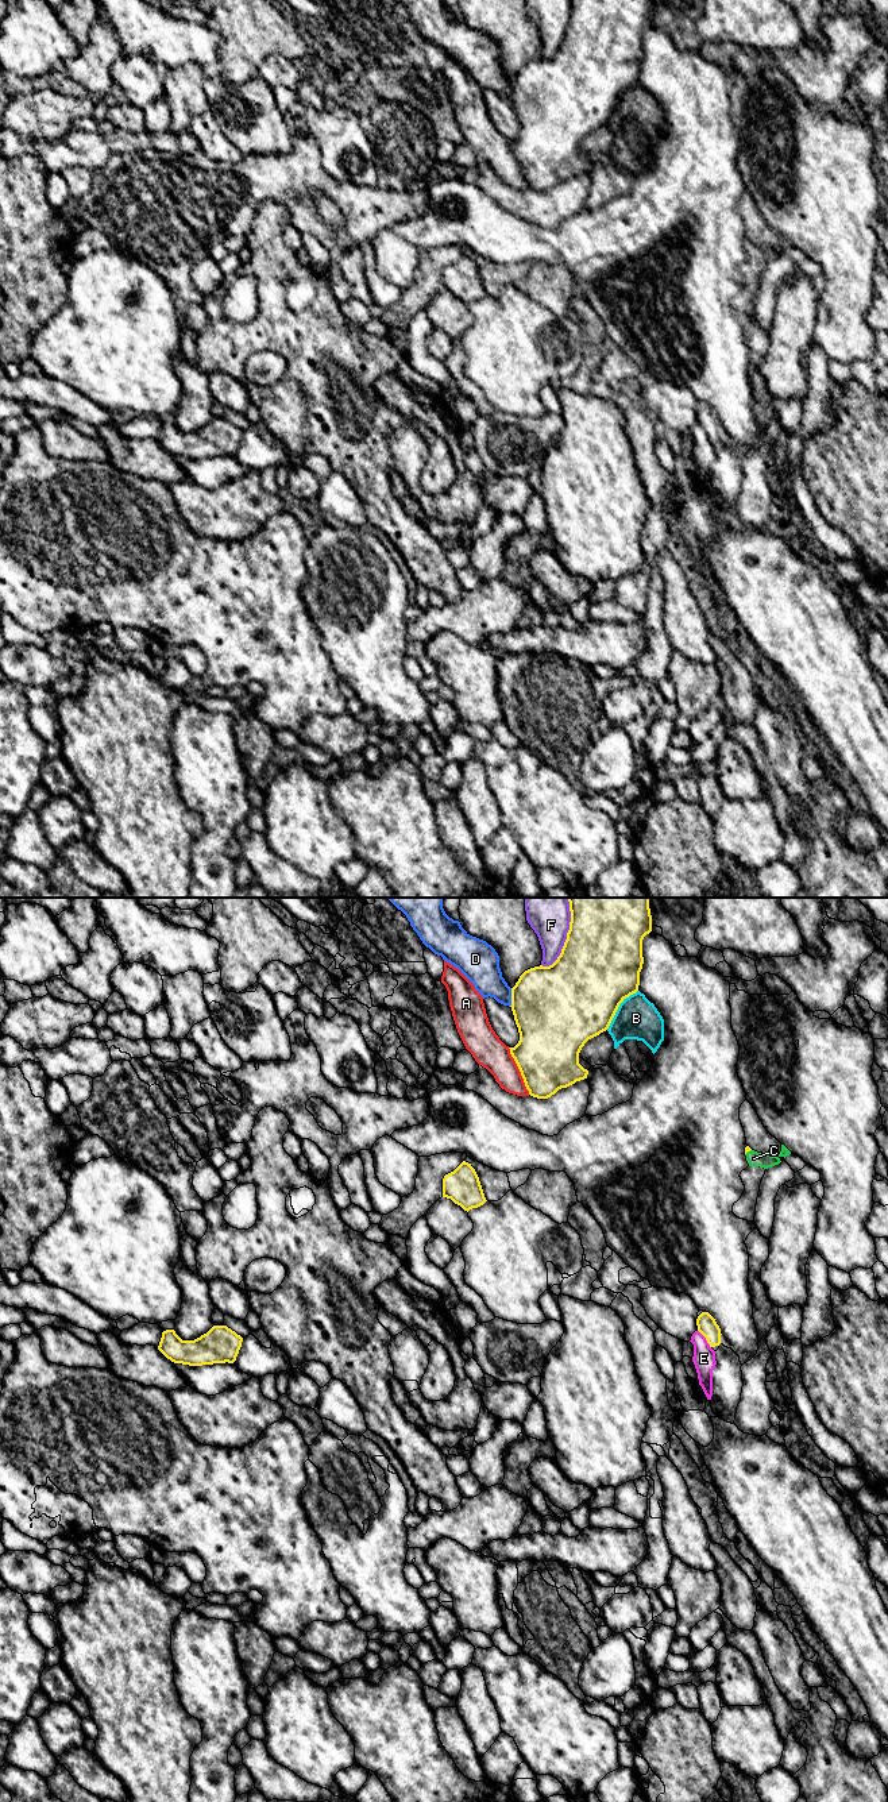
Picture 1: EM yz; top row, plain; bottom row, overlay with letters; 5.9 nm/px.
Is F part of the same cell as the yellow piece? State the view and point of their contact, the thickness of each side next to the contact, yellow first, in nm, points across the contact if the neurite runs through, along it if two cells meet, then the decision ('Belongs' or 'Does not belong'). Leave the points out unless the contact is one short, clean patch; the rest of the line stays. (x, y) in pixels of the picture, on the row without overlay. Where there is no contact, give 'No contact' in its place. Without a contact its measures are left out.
Touches yellow at yz (566, 33). Thickness 480 nm (yellow) against 200 nm. Does not belong

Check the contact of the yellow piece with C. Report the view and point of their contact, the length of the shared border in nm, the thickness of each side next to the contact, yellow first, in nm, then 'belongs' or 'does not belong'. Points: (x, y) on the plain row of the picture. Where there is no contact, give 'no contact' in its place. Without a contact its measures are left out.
yz (748, 243) | 50 nm | 30/90 nm | belongs

